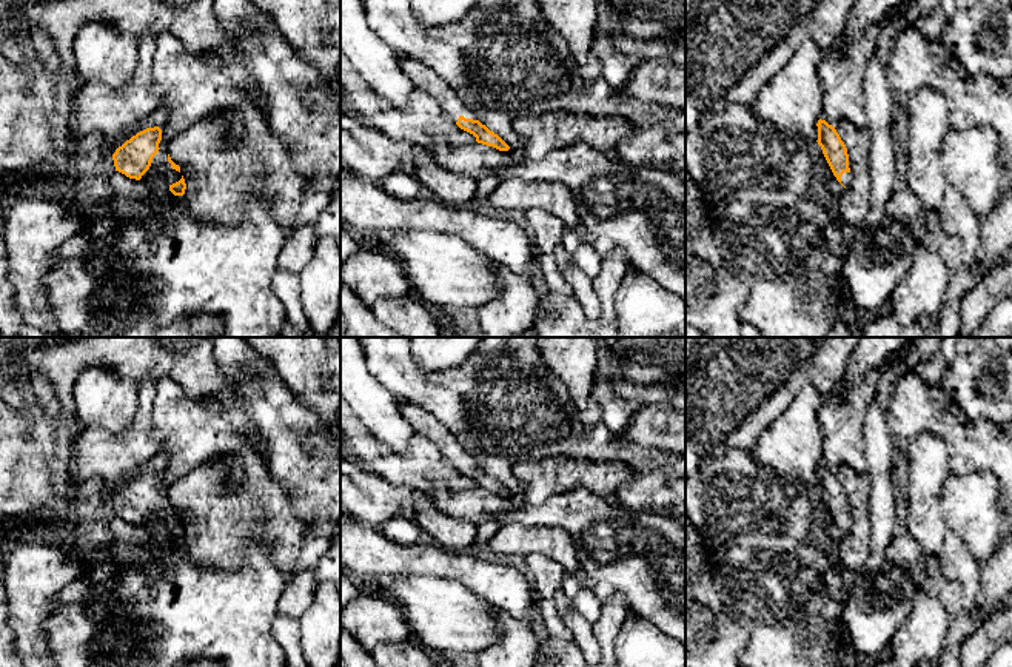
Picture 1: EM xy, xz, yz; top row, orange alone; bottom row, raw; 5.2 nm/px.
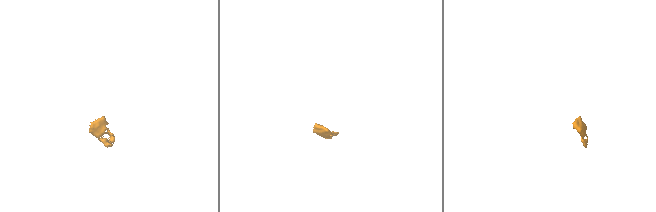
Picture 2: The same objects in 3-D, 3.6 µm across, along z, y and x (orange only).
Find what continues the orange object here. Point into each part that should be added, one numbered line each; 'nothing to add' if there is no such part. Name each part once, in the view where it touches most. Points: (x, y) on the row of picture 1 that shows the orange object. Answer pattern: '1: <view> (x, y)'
1: xy (159, 165)
2: xz (425, 79)

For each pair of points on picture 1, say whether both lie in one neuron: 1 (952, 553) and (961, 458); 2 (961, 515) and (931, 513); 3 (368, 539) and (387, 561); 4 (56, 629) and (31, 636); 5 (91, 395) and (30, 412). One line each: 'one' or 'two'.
1: two
2: two
3: one
4: two
5: two

